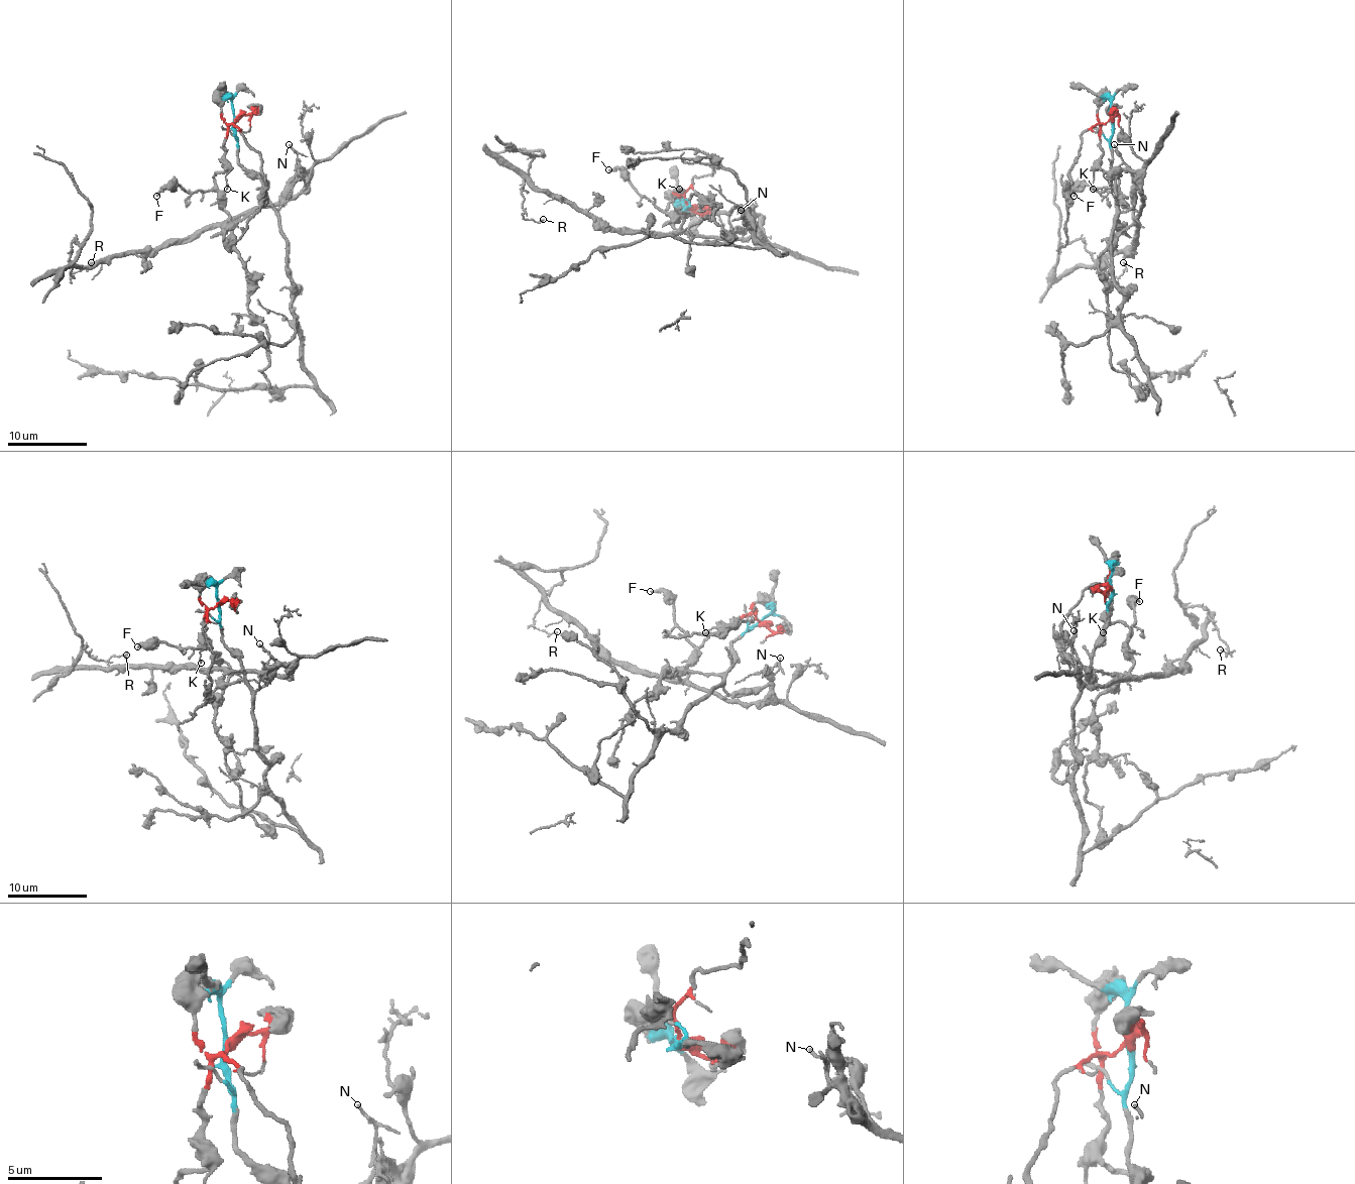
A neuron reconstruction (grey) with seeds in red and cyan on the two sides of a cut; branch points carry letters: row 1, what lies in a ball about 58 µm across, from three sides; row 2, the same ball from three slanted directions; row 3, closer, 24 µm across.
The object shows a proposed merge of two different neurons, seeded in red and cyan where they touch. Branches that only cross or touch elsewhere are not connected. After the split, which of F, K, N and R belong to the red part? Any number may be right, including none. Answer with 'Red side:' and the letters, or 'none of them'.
Red side: F, K, R

